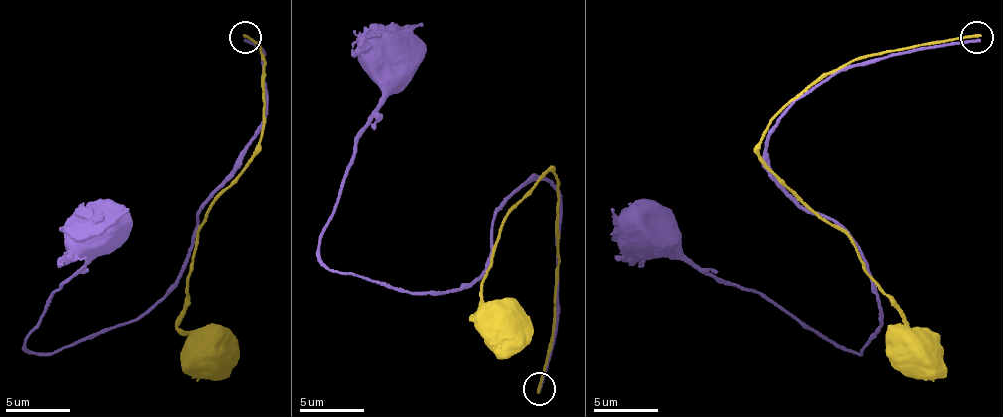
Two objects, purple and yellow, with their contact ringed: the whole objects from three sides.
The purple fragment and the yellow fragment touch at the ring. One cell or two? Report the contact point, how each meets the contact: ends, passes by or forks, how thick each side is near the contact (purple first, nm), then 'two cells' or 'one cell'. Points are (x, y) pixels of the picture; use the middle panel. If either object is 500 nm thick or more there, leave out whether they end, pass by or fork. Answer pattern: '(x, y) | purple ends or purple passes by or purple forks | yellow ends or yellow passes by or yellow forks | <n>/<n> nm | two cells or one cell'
(539, 389) | purple ends | yellow ends | 240/240 nm | two cells

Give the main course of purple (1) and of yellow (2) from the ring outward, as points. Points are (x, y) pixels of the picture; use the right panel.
1: (977, 39), (845, 65), (767, 140), (767, 172), (861, 253), (880, 321), (861, 353), (719, 282), (660, 237)
2: (977, 36), (871, 52), (822, 72), (770, 123), (757, 153), (845, 233), (906, 327), (910, 366)

